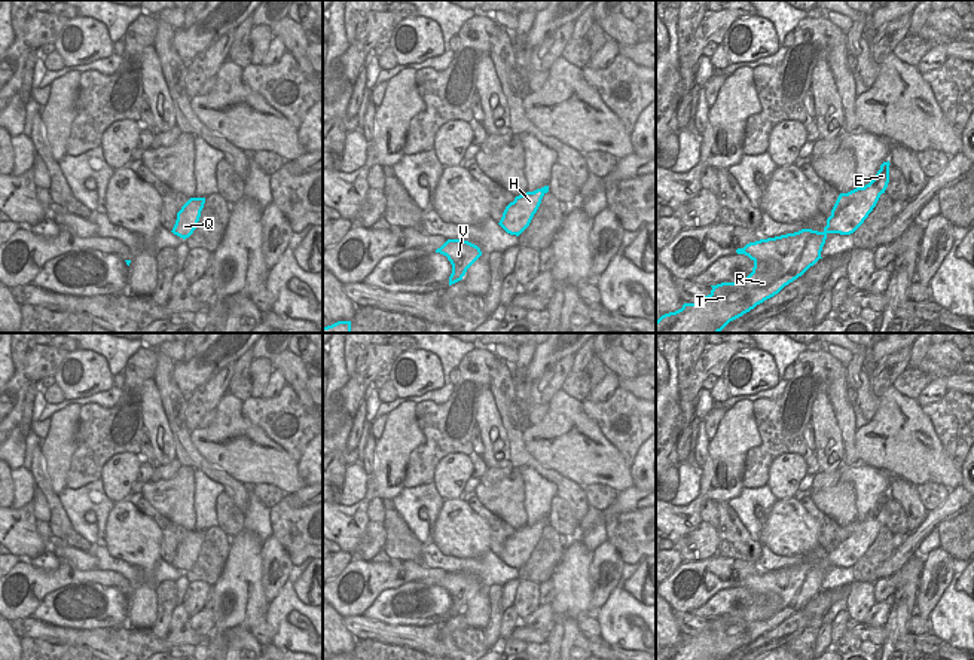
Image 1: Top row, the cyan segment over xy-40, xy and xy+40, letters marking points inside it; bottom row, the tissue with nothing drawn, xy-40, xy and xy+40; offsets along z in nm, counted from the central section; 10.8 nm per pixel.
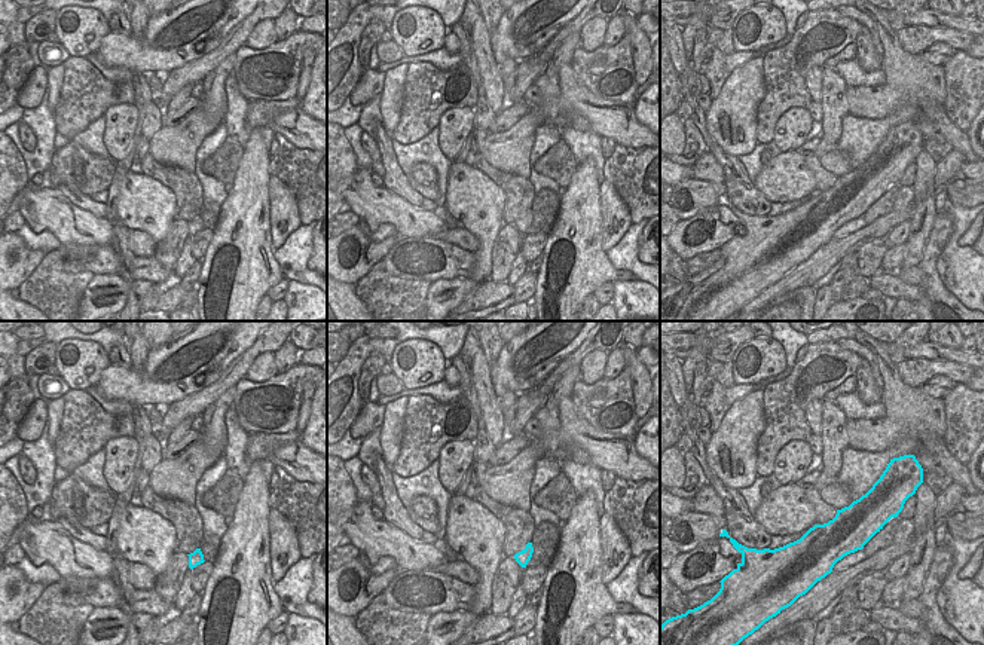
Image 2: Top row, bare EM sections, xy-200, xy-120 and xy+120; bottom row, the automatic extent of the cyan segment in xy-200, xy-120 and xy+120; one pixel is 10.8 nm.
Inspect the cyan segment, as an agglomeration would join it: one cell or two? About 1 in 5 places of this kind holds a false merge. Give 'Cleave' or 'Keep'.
Keep

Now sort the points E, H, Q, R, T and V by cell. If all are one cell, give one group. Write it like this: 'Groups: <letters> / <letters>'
Groups: E H Q R T V

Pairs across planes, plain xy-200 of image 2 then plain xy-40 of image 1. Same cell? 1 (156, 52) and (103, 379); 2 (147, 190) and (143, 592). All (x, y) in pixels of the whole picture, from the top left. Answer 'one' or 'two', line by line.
1: two
2: one

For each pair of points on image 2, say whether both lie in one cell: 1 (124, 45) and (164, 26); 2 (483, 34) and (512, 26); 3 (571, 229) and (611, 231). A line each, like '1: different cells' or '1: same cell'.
1: same cell
2: different cells
3: different cells

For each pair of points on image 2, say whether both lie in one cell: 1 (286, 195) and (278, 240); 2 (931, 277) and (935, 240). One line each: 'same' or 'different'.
1: same
2: same

